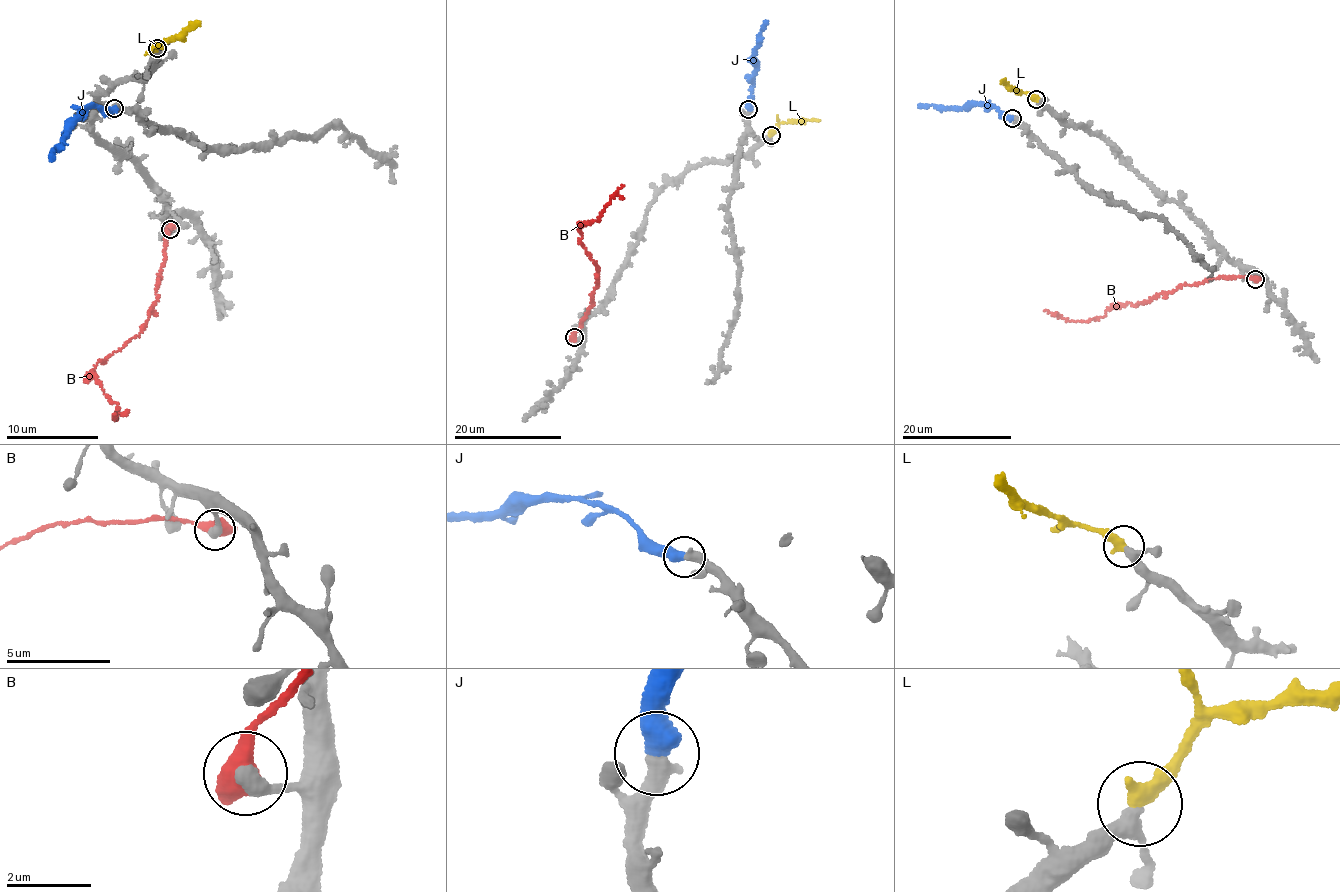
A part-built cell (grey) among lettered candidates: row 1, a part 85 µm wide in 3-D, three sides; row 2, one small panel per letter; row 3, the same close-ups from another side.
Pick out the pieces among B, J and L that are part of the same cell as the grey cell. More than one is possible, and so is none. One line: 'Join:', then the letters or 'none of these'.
Join: J, L

